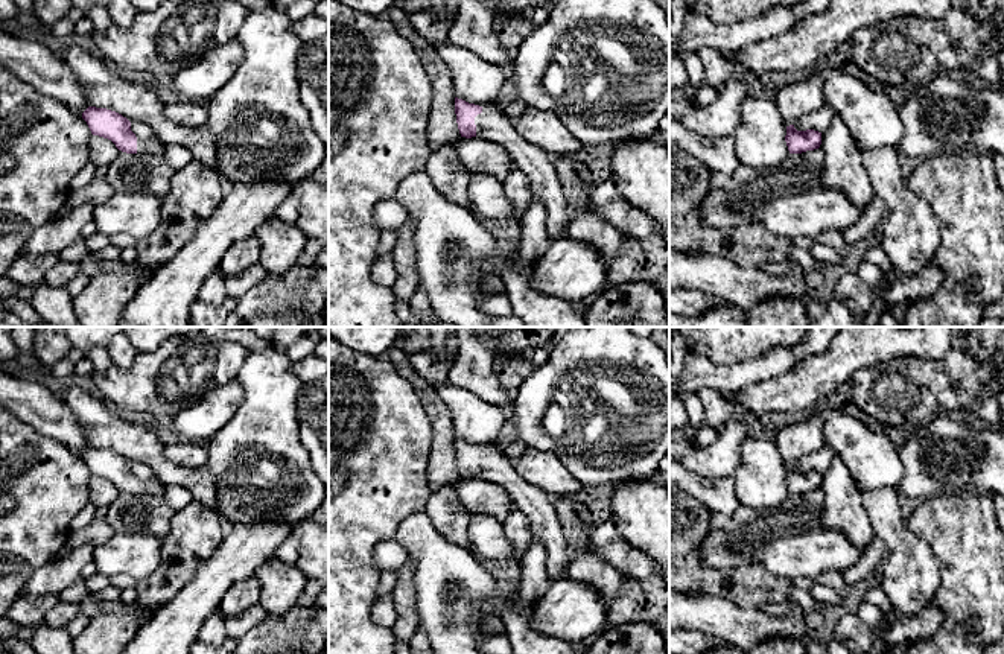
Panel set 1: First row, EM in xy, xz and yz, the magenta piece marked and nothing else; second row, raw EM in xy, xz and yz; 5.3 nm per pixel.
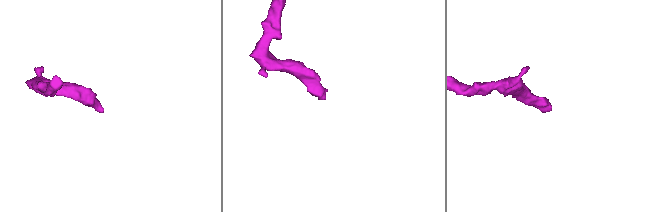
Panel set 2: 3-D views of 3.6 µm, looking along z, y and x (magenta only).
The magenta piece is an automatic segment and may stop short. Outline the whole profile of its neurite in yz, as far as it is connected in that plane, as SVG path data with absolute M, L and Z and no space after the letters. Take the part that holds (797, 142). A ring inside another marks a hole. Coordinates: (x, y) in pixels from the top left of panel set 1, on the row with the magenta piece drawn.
M790 125L786 126L785 141L790 154L802 154L820 148L821 132L814 129L797 131L794 125Z

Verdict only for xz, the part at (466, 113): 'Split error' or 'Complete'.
Split error

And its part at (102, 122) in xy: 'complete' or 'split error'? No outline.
split error

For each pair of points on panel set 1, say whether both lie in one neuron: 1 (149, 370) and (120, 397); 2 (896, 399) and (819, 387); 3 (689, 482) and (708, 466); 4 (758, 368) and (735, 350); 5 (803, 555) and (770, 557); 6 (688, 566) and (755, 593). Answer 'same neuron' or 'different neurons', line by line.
1: same neuron
2: different neurons
3: different neurons
4: different neurons
5: same neuron
6: same neuron

